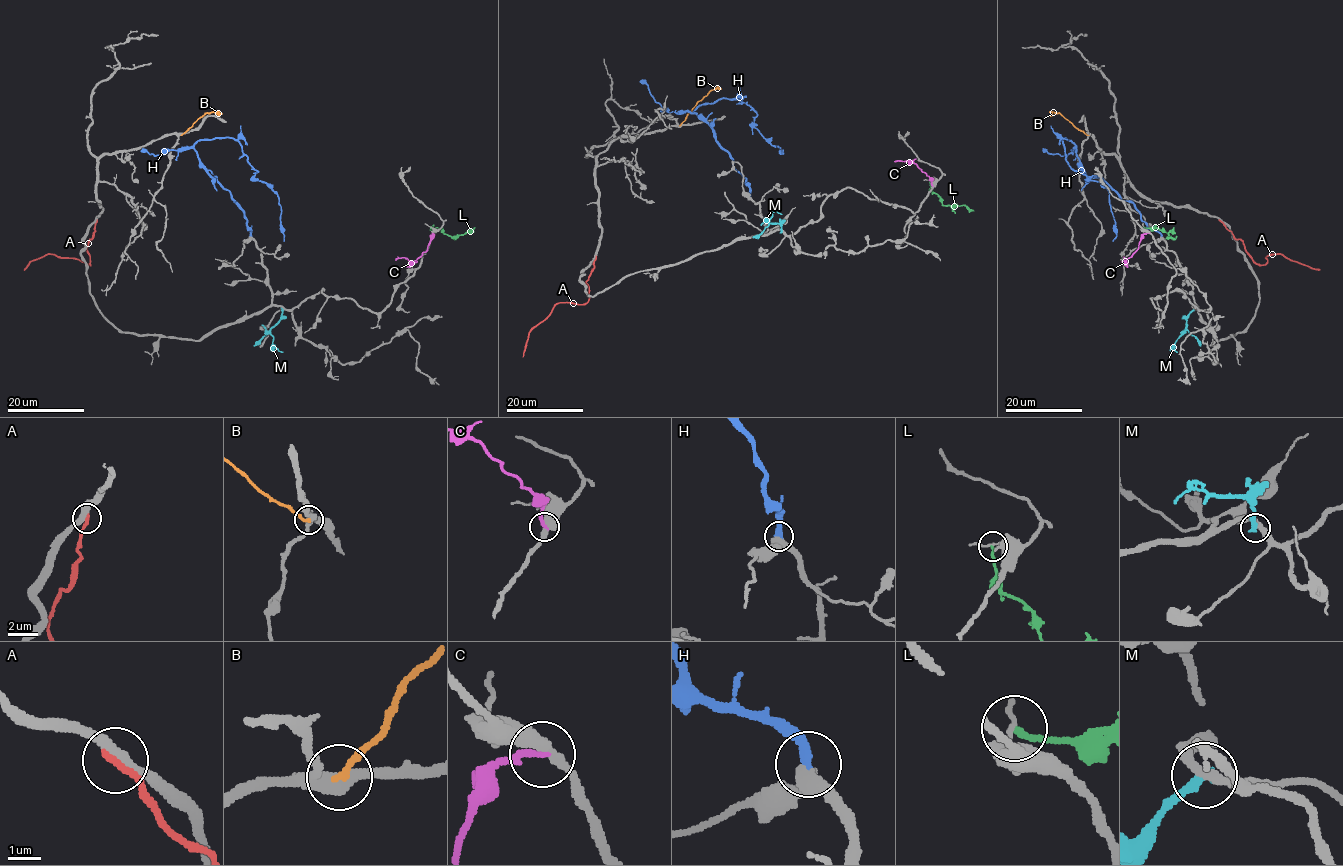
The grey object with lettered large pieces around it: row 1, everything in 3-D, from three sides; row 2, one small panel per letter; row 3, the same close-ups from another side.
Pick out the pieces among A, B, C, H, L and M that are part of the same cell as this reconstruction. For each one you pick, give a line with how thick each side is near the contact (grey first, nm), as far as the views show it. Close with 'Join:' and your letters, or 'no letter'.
H: Thickness 420 nm (grey) against 280 nm
Join: H

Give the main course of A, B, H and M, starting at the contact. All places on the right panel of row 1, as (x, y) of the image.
A: (1220, 221), (1242, 242), (1245, 251), (1256, 263), (1262, 264), (1269, 255), (1280, 254), (1320, 269)
B: (1088, 135), (1058, 113), (1052, 114)
H: (1161, 236), (1131, 202), (1100, 177), (1090, 178), (1075, 145), (1061, 138), (1068, 164), (1109, 193), (1113, 241)
M: (1195, 308), (1187, 320), (1186, 328), (1174, 345), (1177, 352)

